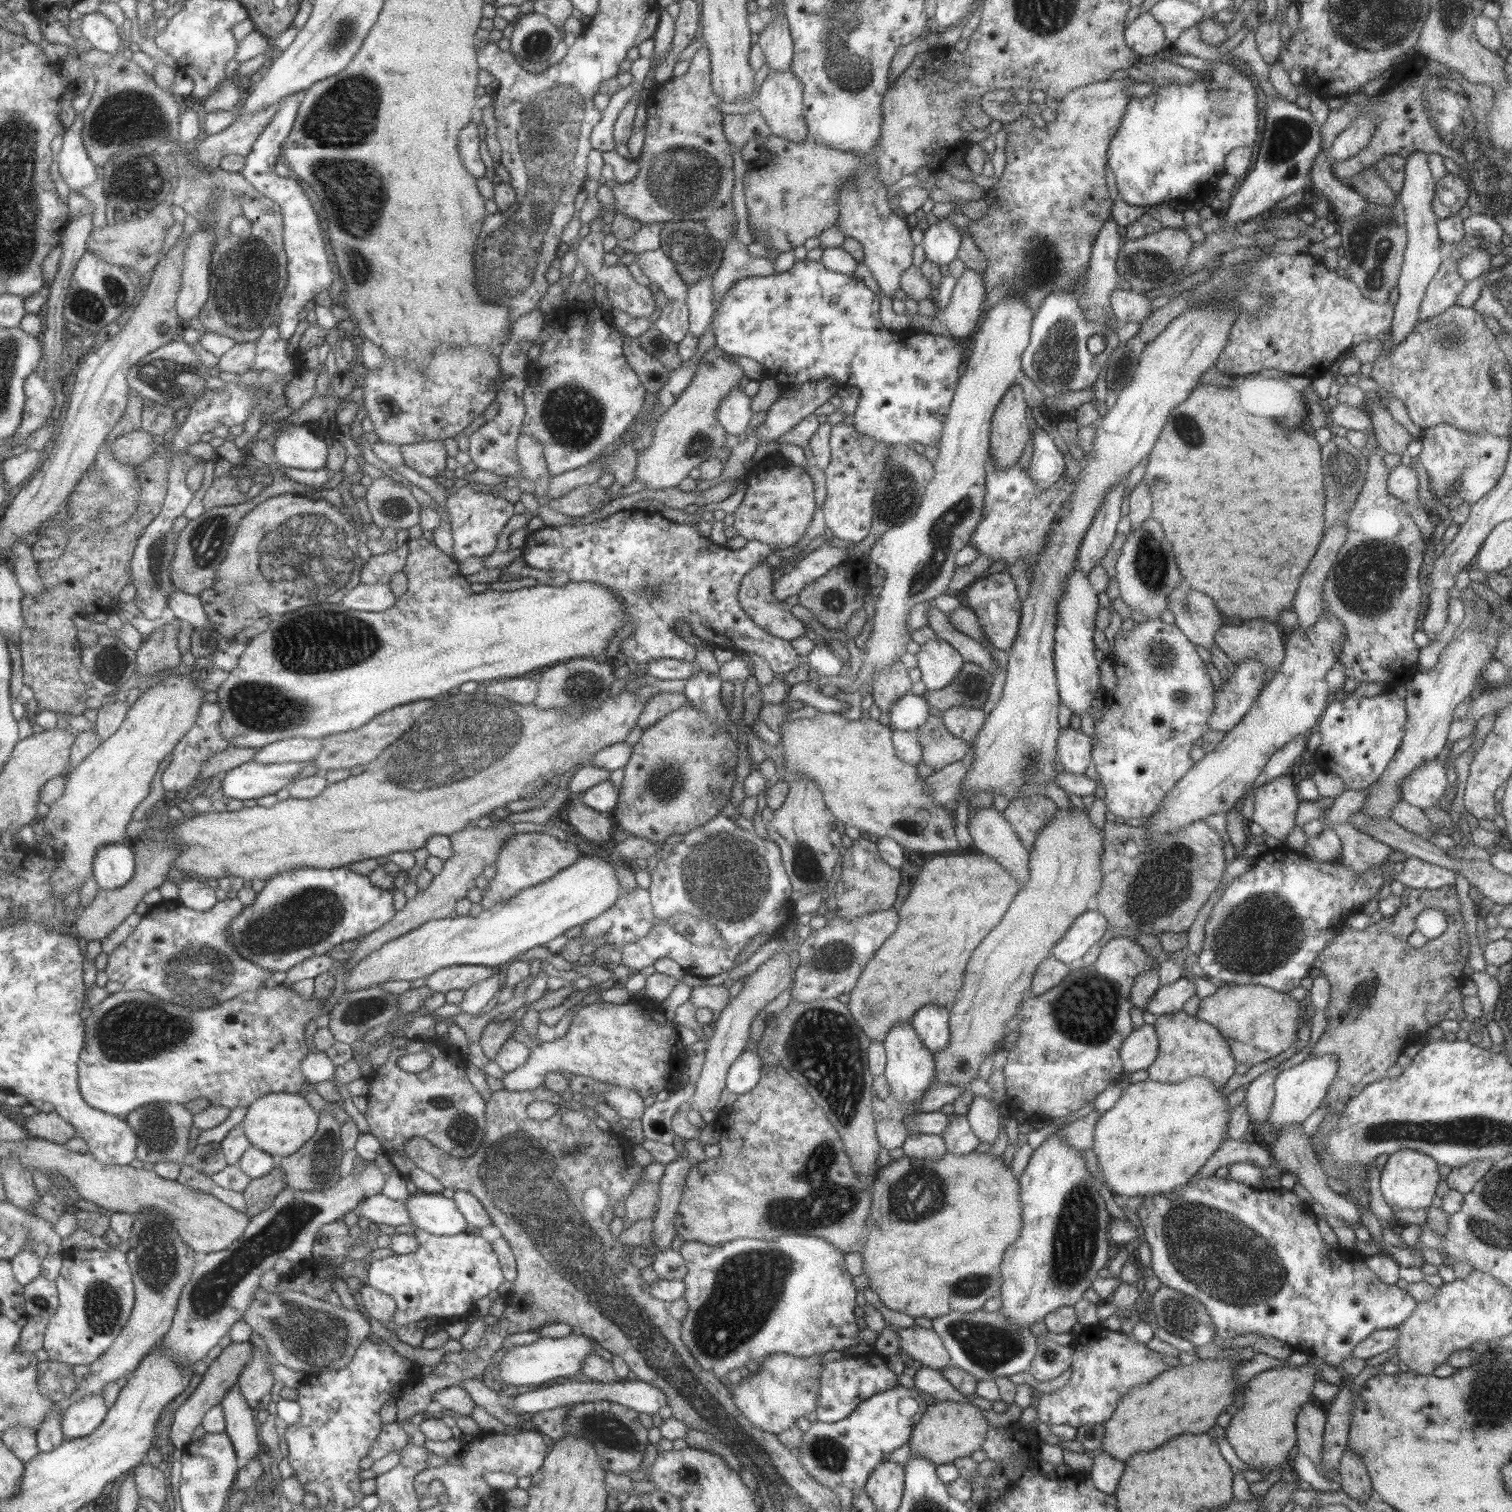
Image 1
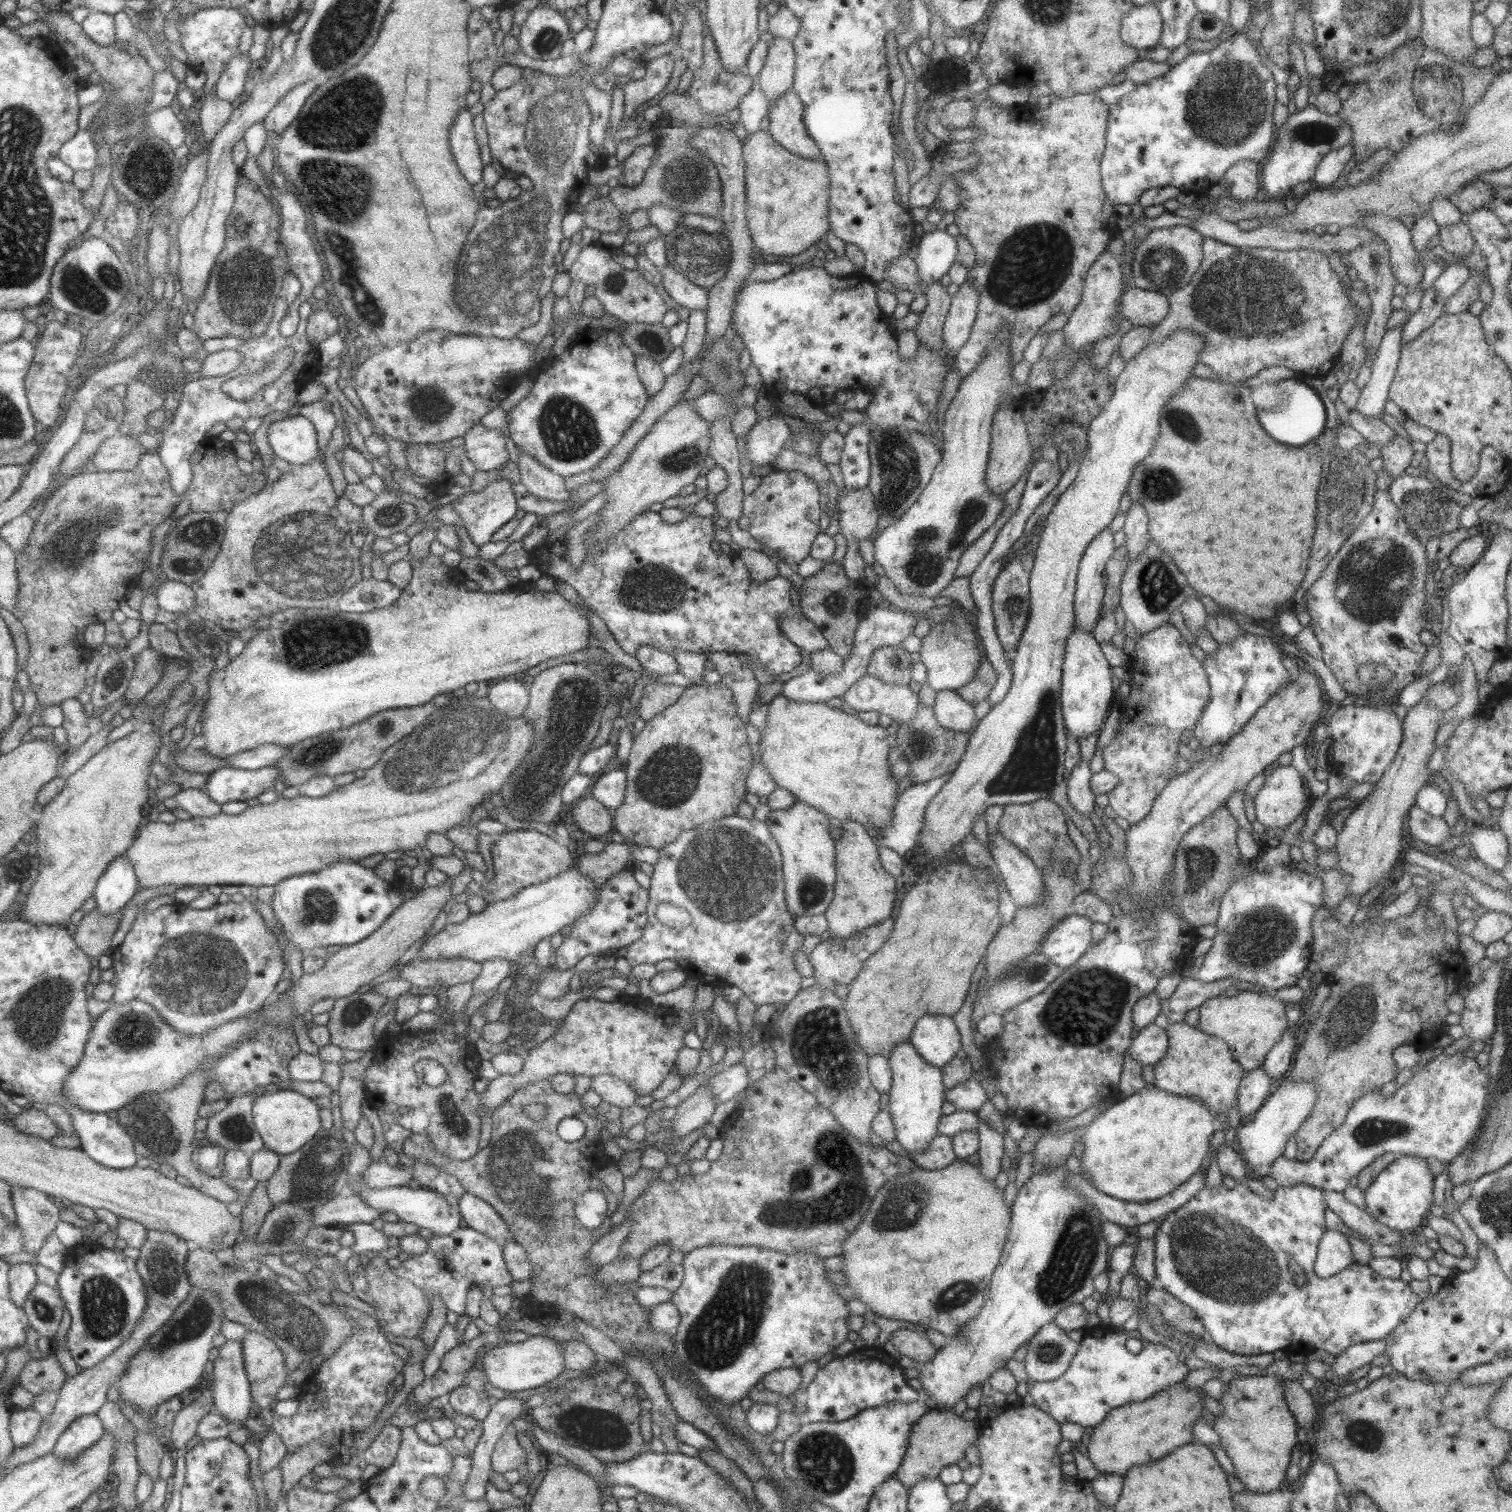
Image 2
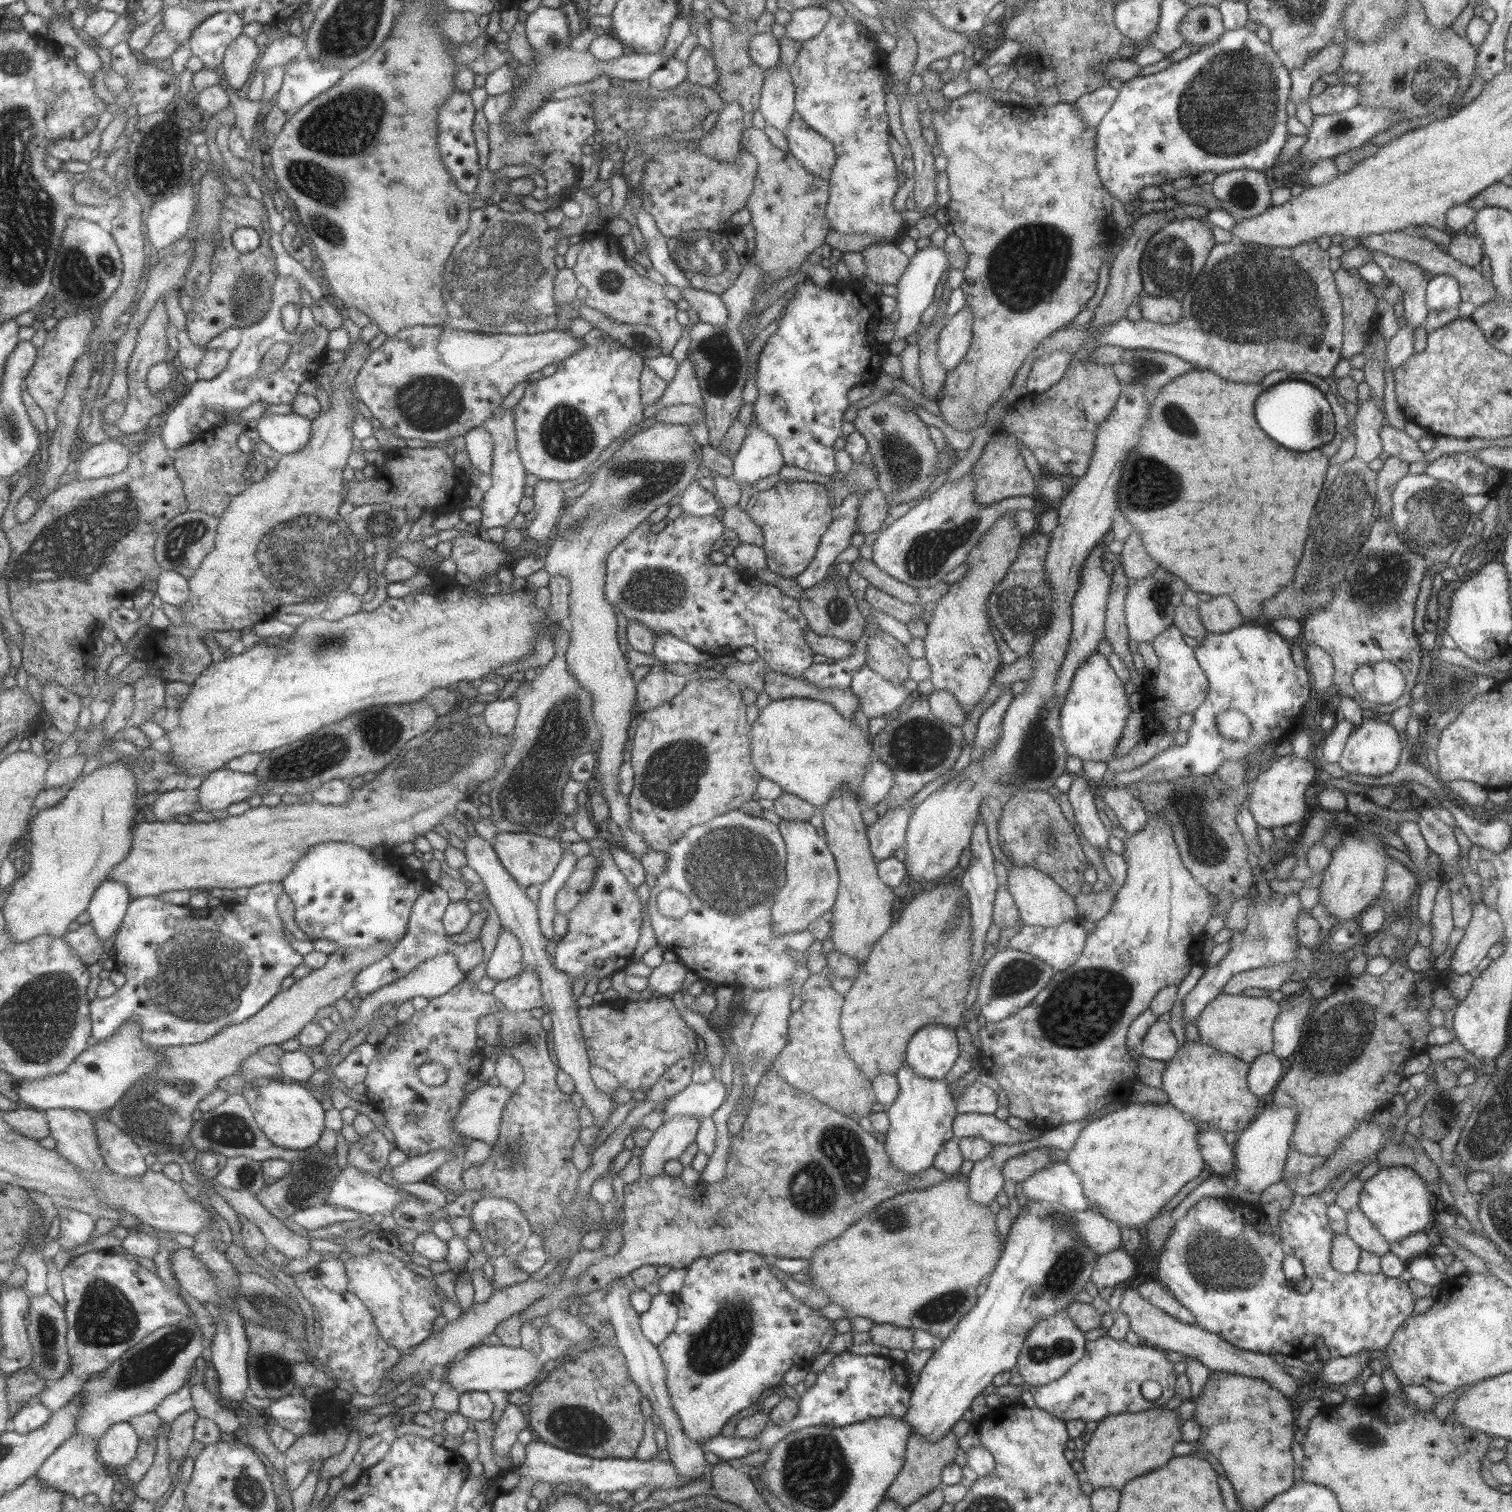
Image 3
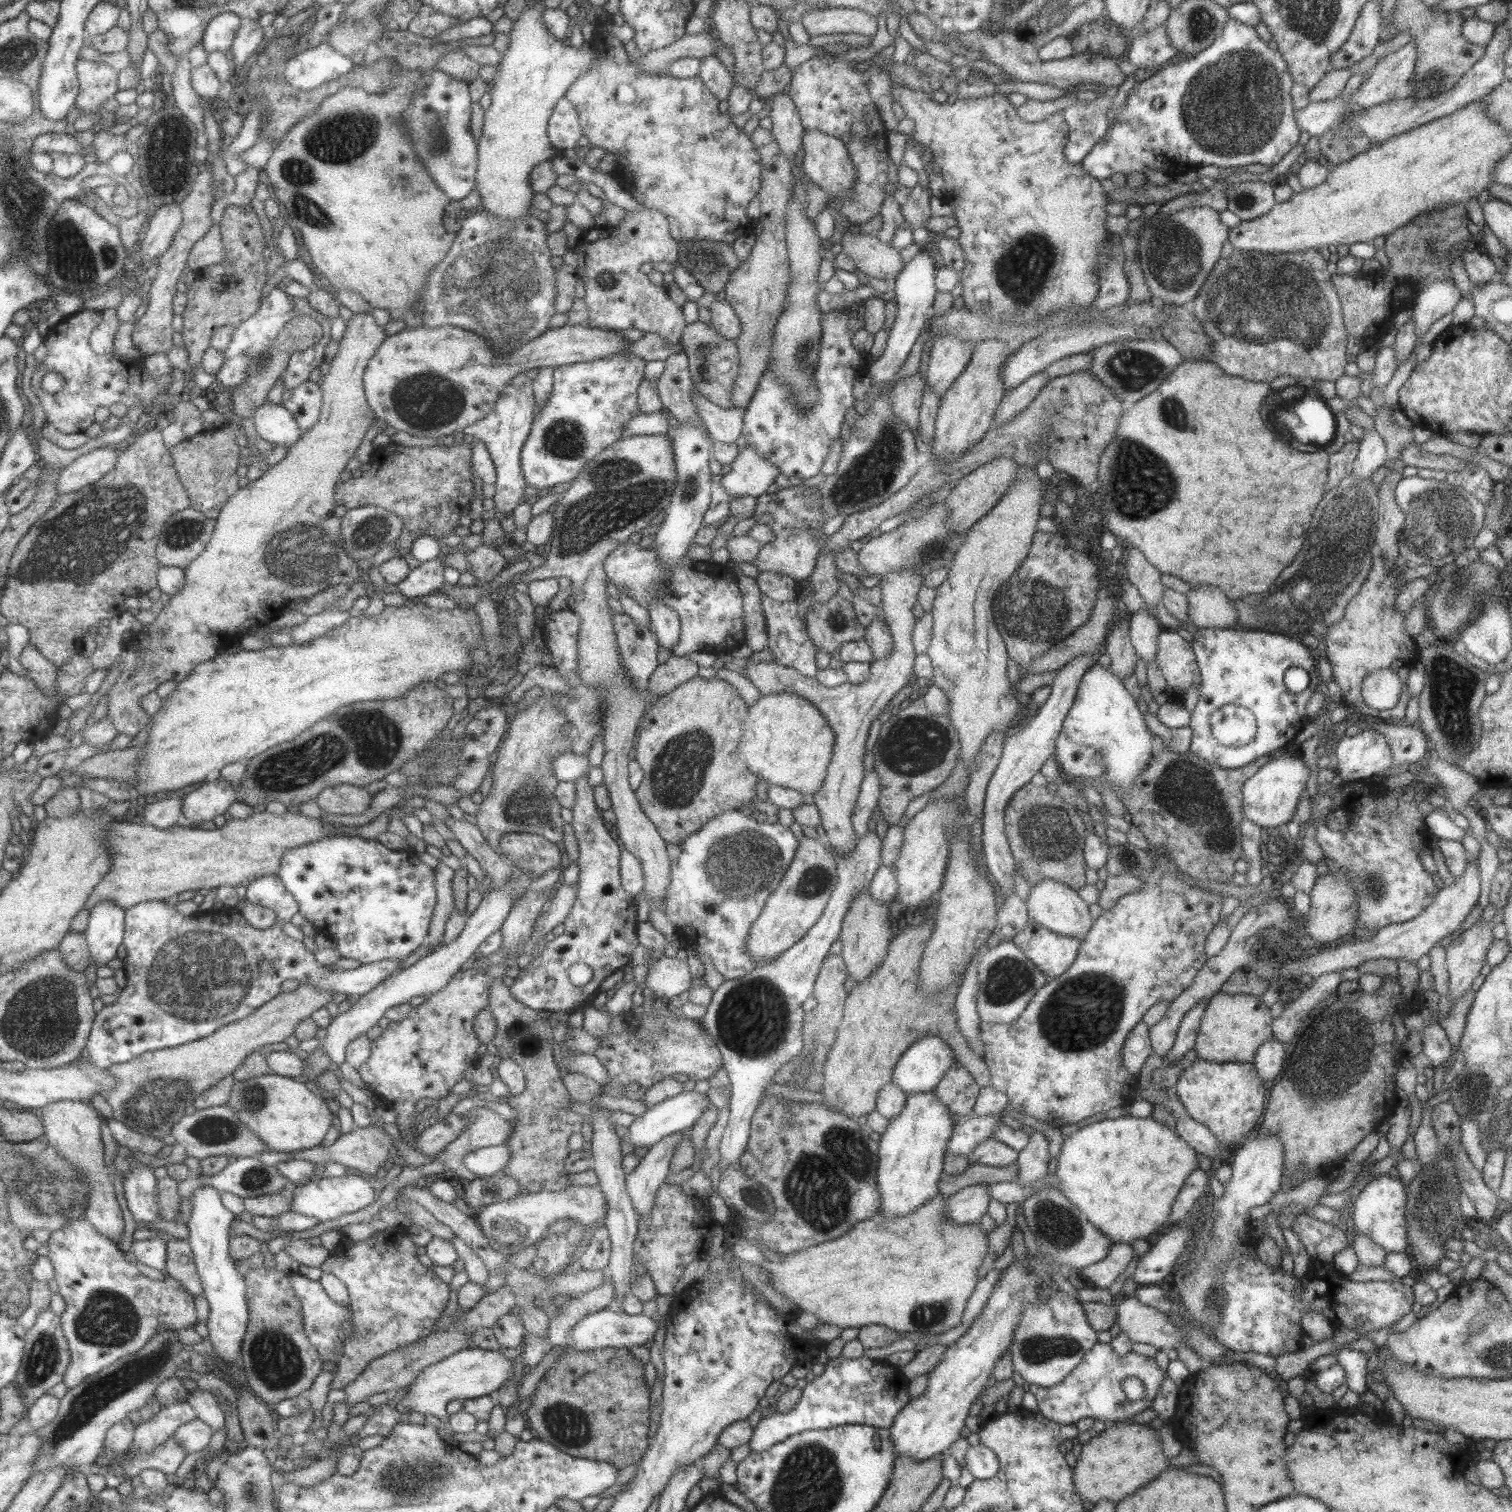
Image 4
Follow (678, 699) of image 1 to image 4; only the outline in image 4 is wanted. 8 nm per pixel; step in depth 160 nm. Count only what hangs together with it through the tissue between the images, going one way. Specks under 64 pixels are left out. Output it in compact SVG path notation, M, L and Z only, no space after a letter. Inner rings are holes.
M672 654L663 663L658 664L649 675L647 693L654 694L654 699L663 696L693 678L697 674L697 668L693 661Z

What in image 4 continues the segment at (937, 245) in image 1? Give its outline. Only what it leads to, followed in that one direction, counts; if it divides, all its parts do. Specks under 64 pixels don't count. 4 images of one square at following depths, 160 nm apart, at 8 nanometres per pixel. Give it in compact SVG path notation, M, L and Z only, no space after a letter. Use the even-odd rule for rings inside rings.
M919 252L909 262L905 263L895 279L896 314L893 326L887 333L886 348L879 358L867 366L866 379L870 384L890 381L899 368L903 365L916 338L929 319L930 309L936 294L935 290L935 264L927 252Z

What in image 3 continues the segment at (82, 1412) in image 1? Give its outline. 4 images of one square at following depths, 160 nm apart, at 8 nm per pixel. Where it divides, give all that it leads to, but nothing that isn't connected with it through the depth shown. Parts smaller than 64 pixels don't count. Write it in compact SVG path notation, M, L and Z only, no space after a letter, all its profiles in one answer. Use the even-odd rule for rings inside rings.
M73 1435L47 1459L37 1476L42 1478L46 1487L67 1491L79 1499L82 1499L85 1494L95 1494L98 1496L99 1503L107 1506L114 1504L113 1491L117 1490L115 1479L110 1477L111 1469L97 1460L99 1448L99 1439L89 1435Z

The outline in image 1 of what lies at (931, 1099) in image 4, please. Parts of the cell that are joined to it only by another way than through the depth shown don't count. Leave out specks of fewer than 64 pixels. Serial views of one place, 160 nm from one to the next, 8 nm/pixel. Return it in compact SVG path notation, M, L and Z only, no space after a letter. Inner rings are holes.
M895 1022L889 1028L882 1043L886 1054L884 1076L890 1088L890 1094L894 1096L895 1102L899 1105L898 1108L902 1110L899 1120L912 1117L915 1113L920 1113L916 1108L916 1100L923 1091L926 1091L925 1087L935 1081L933 1055L926 1046L923 1046L915 1030L911 1028L910 1022Z

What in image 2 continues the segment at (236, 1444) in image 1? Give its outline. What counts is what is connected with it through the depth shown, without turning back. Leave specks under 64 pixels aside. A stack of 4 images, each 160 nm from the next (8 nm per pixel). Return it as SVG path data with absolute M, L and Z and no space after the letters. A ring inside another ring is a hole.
M226 1340L217 1350L211 1379L213 1409L235 1427L244 1426L252 1398L249 1398L250 1380L245 1374L242 1344L240 1340Z

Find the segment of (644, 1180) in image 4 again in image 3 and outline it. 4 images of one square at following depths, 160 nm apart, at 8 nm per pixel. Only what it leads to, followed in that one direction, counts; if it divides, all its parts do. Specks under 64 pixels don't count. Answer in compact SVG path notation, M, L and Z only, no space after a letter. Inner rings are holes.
M677 1115L665 1119L642 1148L639 1179L648 1179L663 1170L668 1160L676 1159L694 1142L700 1119L696 1116Z

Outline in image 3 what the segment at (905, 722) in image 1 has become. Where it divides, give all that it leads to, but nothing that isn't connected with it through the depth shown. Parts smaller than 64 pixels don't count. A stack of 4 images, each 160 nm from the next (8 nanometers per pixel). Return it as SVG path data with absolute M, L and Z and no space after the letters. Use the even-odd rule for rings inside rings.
M865 664L852 676L849 689L868 720L895 714L910 694L903 683L885 680Z

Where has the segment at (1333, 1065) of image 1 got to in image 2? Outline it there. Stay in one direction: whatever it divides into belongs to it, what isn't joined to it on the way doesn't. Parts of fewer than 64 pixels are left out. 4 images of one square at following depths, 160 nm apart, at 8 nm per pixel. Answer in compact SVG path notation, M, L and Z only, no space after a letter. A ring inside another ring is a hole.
M1311 1081L1279 1082L1275 1092L1267 1095L1253 1116L1237 1126L1234 1147L1239 1147L1241 1156L1249 1167L1250 1176L1262 1179L1267 1176L1272 1160L1283 1154L1284 1144L1305 1121L1317 1100L1316 1086Z

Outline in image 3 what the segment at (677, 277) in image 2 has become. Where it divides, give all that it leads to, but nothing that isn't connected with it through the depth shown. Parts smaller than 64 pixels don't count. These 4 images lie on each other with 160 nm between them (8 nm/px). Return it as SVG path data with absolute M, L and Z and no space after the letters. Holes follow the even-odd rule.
M695 288L680 290L681 299L687 301L689 307L697 313L699 322L713 326L723 326L727 322L727 308L721 296Z

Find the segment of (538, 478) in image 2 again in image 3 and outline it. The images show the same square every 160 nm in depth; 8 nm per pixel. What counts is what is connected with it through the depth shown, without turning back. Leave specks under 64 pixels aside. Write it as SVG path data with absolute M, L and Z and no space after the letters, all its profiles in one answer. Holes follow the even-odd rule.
M541 480L532 486L532 499L534 500L534 517L524 526L526 538L540 541L551 535L558 522L561 511L565 508L563 493L559 481Z

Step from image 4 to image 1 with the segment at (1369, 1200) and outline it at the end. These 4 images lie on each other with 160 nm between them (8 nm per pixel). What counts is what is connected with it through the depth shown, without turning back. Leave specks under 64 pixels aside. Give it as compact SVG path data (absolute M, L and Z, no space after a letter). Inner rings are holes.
M1402 1148L1388 1155L1380 1170L1380 1192L1393 1211L1397 1208L1426 1209L1431 1206L1431 1198L1435 1196L1435 1188L1440 1178L1437 1163L1430 1156L1420 1150Z

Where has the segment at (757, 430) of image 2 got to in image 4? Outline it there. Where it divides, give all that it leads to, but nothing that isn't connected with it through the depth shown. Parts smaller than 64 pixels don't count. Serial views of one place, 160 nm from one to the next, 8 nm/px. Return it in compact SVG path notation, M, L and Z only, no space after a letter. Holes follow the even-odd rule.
M749 445L736 454L729 466L730 470L722 475L719 483L729 498L741 495L758 497L780 473L769 459Z

